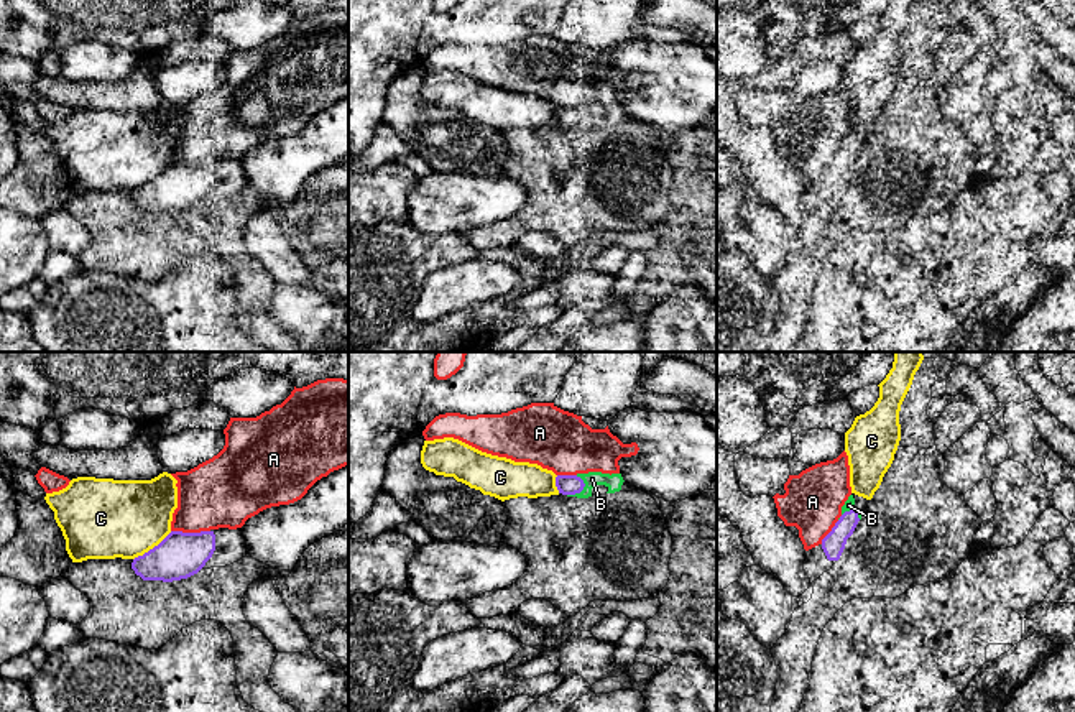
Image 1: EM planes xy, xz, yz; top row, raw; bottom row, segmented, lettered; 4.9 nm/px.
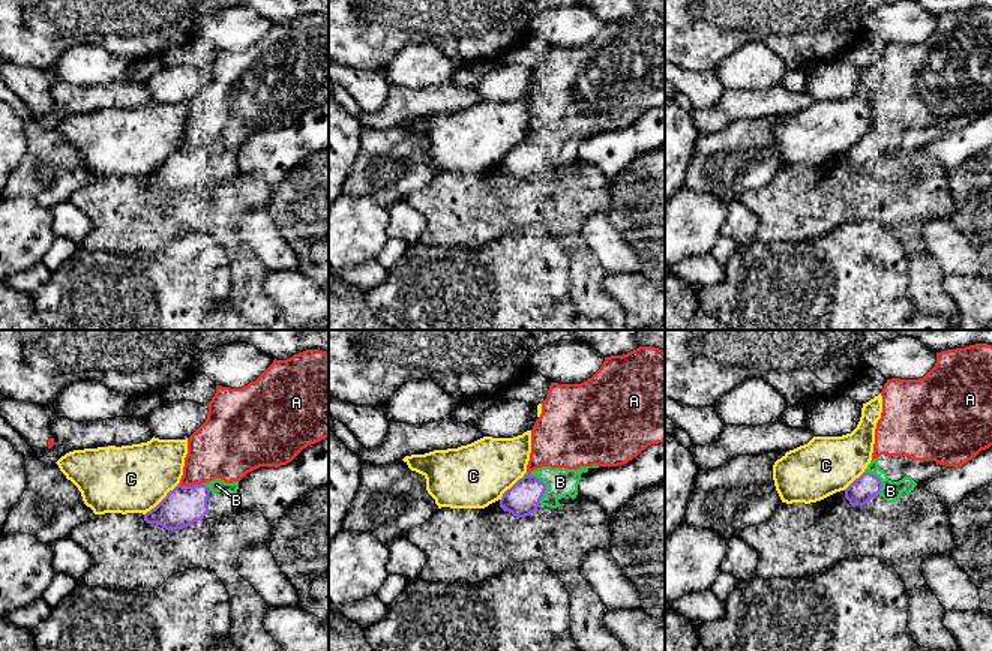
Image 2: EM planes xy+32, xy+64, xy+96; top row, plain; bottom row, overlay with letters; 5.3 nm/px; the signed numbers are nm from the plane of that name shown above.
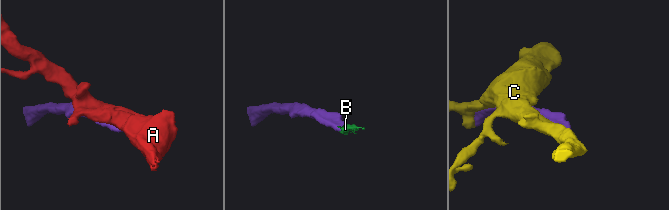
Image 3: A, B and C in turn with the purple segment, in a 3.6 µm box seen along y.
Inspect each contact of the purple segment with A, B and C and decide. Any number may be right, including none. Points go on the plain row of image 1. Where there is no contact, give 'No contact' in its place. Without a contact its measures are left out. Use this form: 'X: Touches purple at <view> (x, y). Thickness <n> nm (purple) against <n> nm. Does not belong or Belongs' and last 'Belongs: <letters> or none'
A: Touches purple at xy (191, 165). Thickness 220 nm (purple) against 340 nm. Does not belong
B: Touches purple at xz (581, 122). Thickness 100 nm (purple) against 80 nm. Belongs
C: Touches purple at xy (153, 180). Thickness 220 nm (purple) against 380 nm. Does not belong
Belongs: B

